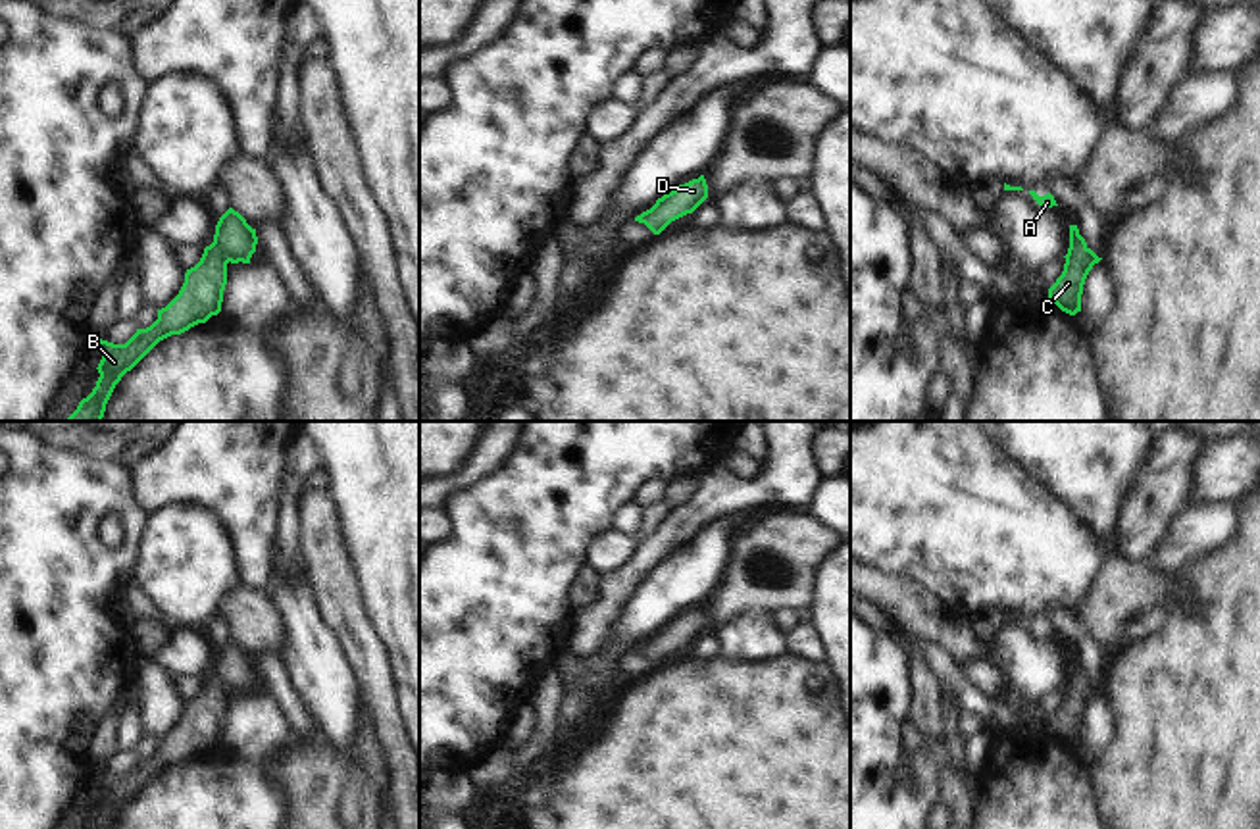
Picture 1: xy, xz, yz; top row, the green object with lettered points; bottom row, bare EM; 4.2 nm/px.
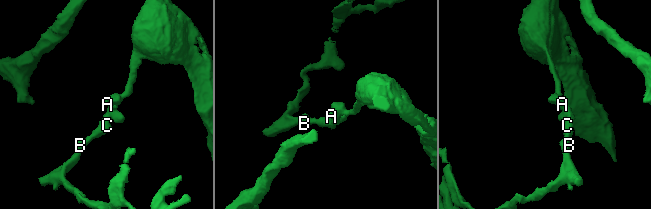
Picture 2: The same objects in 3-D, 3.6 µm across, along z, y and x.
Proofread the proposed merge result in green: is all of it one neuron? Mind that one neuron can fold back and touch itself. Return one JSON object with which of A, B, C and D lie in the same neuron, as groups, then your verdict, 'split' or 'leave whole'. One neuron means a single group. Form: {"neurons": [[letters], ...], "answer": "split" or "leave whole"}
{"neurons": [["A", "B", "C", "D"]], "answer": "leave whole"}

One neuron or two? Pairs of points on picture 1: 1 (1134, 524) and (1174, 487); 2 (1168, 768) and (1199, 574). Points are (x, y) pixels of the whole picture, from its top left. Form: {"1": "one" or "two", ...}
{"1": "one", "2": "one"}

